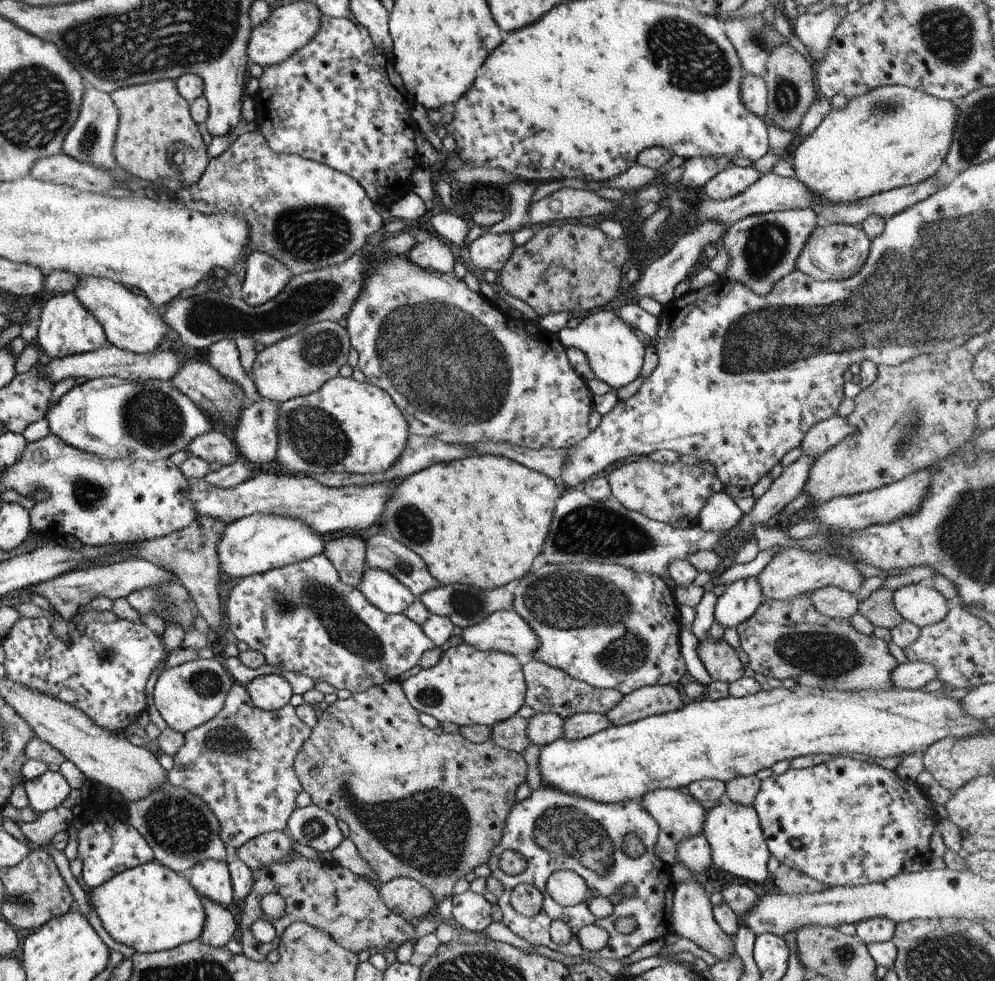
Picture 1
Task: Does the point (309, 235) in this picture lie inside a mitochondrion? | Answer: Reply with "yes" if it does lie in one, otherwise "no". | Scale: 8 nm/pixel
yes

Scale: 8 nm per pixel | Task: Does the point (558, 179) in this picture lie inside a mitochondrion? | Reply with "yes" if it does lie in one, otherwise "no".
no

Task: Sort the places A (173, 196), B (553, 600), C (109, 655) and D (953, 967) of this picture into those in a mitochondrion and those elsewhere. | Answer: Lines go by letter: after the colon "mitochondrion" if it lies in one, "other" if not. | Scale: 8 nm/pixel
A: other
B: mitochondrion
C: mitochondrion
D: mitochondrion

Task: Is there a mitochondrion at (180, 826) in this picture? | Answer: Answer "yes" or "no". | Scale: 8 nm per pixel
yes

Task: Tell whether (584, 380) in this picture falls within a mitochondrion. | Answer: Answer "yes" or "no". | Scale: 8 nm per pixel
no

